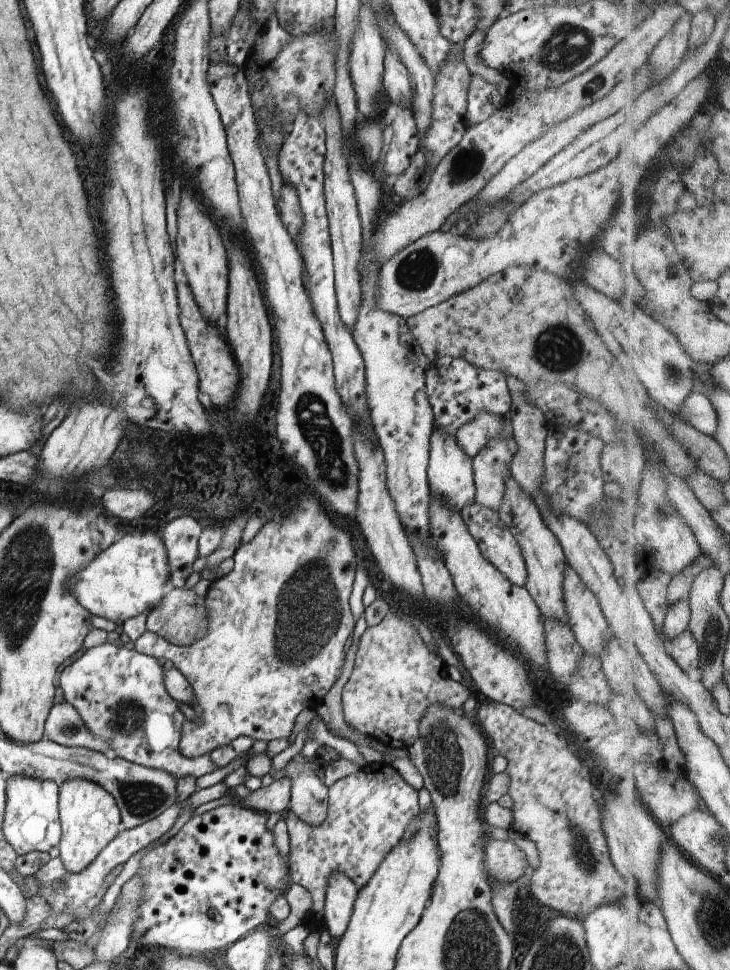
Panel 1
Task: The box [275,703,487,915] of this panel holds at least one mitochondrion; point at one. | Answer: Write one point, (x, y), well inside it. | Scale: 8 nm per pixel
(443, 758)

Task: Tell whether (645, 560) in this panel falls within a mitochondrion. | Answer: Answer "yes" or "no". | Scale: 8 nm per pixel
no

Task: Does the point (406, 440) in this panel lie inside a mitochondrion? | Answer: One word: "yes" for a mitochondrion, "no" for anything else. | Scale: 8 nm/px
no

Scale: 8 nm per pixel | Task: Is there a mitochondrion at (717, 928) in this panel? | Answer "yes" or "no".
yes

